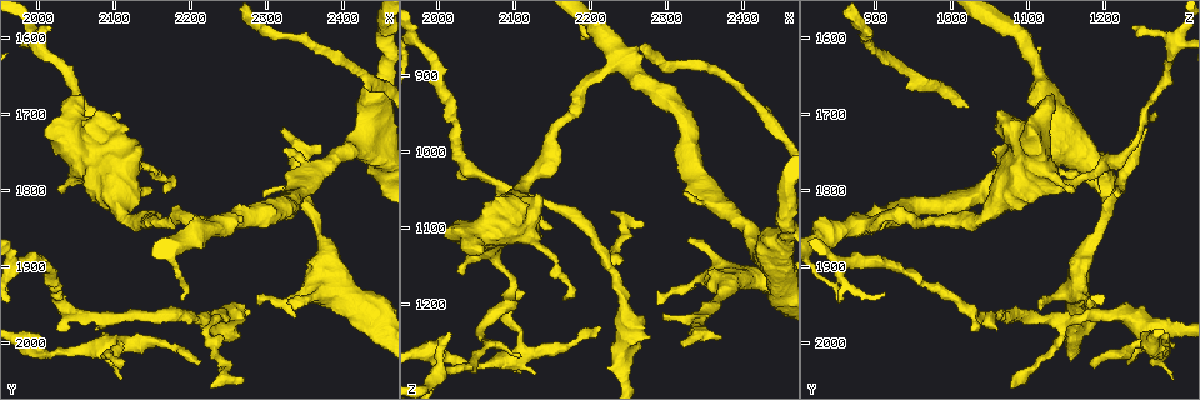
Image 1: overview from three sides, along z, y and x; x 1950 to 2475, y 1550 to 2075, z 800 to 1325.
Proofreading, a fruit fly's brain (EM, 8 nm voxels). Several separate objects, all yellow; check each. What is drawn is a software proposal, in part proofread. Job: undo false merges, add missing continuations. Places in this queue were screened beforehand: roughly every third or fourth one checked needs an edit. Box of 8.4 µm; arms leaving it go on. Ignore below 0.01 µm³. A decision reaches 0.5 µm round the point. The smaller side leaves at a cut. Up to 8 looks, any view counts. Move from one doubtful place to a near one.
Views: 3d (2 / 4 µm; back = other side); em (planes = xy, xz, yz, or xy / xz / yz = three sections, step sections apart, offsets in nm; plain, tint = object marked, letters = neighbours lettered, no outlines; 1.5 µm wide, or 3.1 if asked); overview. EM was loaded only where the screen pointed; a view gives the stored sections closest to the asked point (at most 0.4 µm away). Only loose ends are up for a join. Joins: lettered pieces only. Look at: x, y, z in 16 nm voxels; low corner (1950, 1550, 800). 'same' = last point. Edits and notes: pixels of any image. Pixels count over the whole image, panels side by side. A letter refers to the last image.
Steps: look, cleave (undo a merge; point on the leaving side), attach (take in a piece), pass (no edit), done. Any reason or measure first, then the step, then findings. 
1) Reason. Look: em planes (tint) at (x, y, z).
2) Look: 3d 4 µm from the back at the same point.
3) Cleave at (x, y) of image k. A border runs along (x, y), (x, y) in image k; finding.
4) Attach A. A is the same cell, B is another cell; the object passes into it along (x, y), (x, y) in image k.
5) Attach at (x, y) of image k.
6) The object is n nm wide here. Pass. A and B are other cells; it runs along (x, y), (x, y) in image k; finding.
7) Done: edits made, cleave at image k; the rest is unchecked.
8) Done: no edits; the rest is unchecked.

Branch stops here. Look: 3d 4 µm at (2330, 1940, 1115).

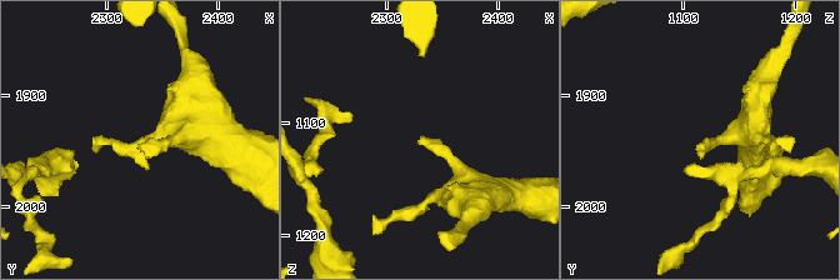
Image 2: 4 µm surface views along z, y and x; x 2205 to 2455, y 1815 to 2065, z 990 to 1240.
Look: em xy step 8 (letters) at (2330, 1946, 1114).

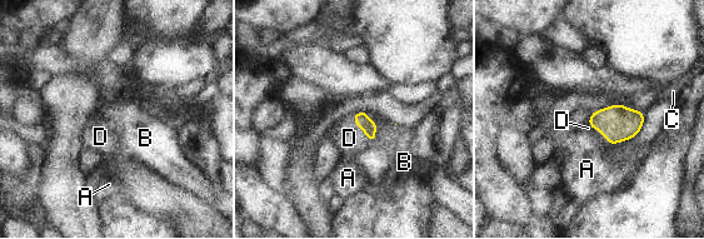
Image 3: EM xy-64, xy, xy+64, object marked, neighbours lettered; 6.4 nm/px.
Attach D. D is the same cell, A, B and C are other cells; the object passes into it along (362, 119), (362, 129), (349, 138) in image 3; it goes on there.

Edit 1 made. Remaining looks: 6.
Look: overview.

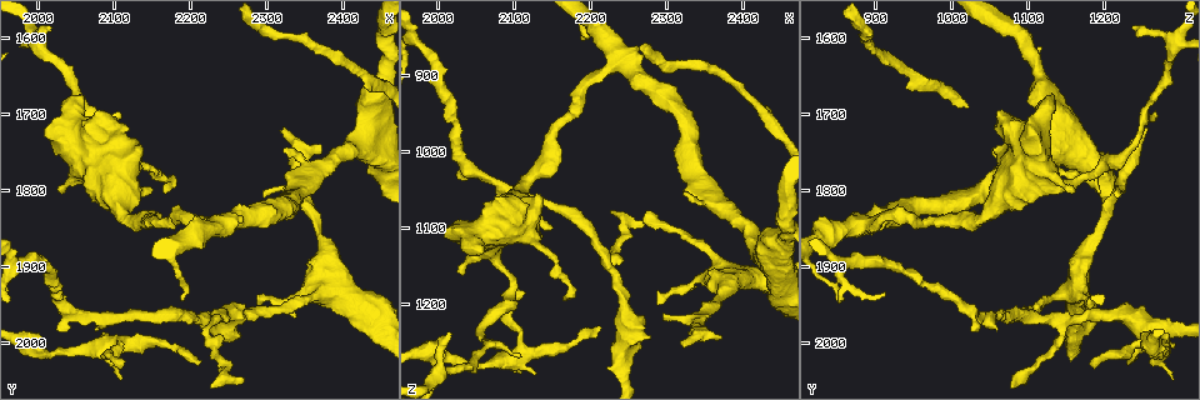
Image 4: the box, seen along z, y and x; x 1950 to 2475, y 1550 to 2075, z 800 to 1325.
Free end. Look: 3d 4 µm from the back at (2110, 2030, 1180).

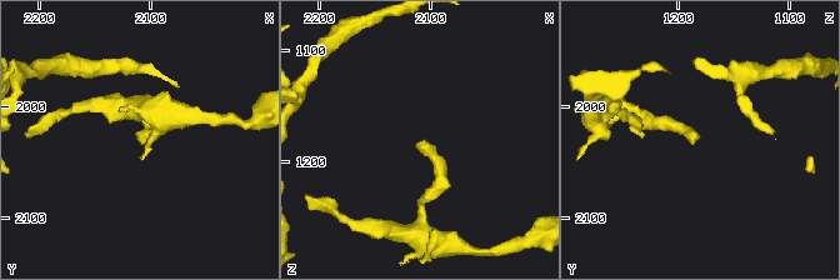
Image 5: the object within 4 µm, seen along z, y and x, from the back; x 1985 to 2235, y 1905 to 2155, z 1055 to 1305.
Now the EM. Look: em yz step 4 (tint) at (2110, 2030, 1180).

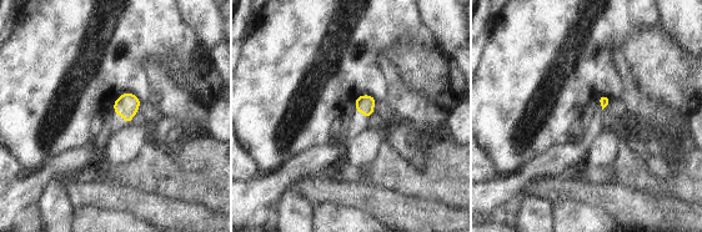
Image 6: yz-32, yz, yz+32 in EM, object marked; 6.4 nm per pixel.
Look: em planes (letters) at the same point.

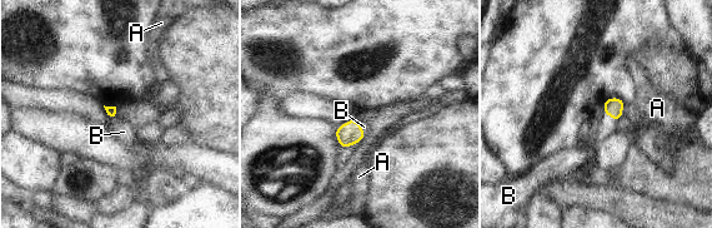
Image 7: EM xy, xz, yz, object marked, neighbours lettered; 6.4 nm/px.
Attach B. B is the same cell, A is another cell; the object passes into it along (613, 107), (611, 115), (607, 125) in image 7; it goes on there.

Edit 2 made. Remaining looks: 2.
An open end. Look: 3d 4 µm at (2325, 1715, 1250).

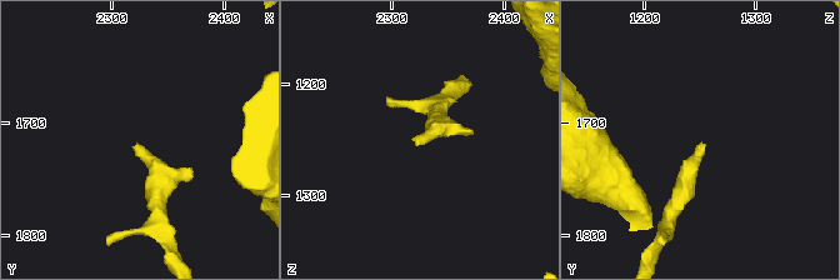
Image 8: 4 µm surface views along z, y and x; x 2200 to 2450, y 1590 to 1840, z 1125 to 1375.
Need the tissue. Look: em planes (letters) at (2326, 1714, 1252).

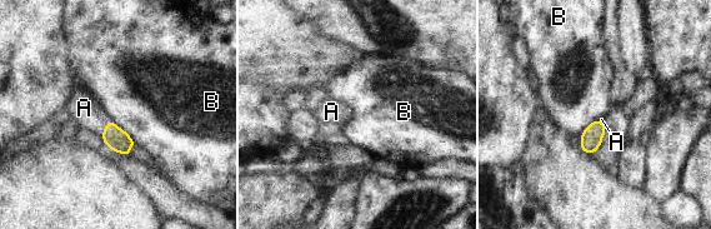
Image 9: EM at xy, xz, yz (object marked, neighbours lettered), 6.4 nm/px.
Attach A. A is the same cell, B is another cell; the object passes into it along (115, 138), (104, 128), (84, 108) in image 9; the neuron continues.

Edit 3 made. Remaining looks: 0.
Done: edits made, attach at image 3, attach at image 7, attach at image 9; the rest is unchecked.

